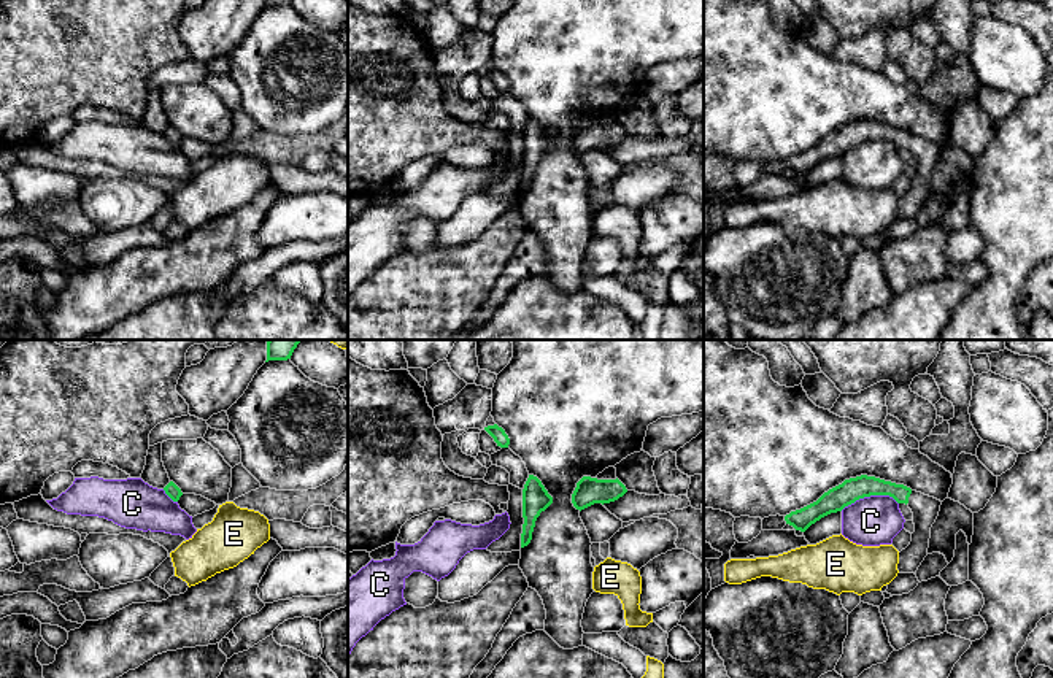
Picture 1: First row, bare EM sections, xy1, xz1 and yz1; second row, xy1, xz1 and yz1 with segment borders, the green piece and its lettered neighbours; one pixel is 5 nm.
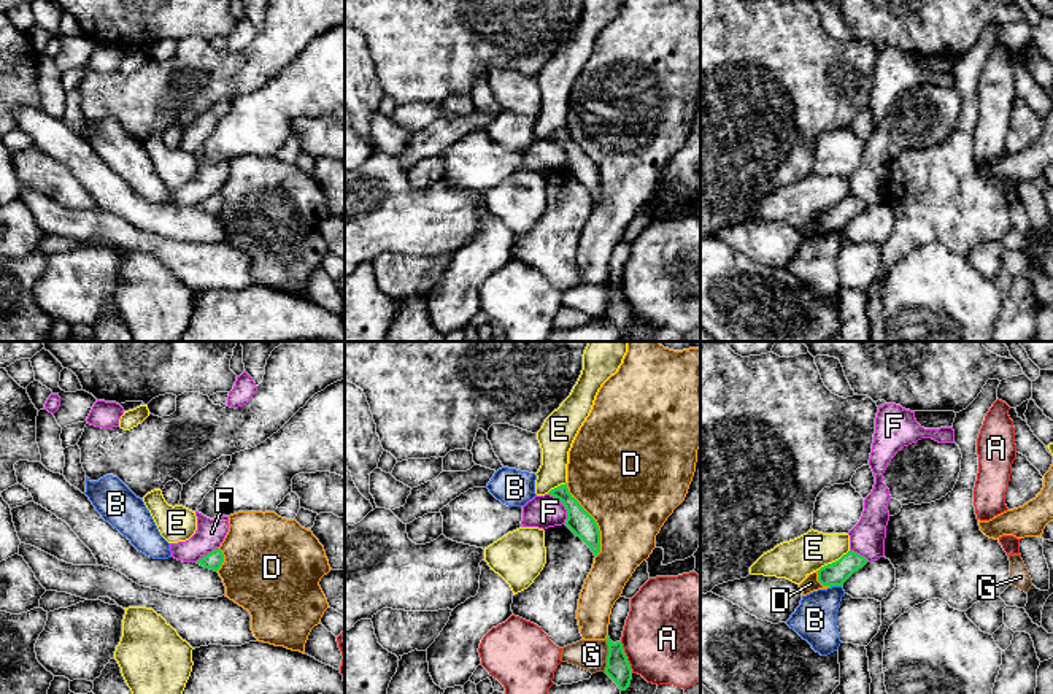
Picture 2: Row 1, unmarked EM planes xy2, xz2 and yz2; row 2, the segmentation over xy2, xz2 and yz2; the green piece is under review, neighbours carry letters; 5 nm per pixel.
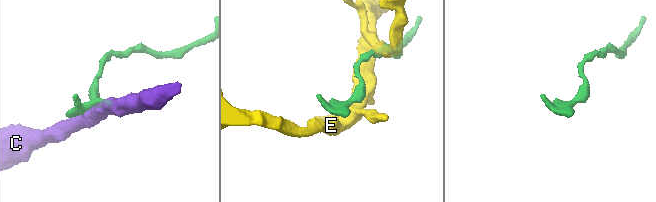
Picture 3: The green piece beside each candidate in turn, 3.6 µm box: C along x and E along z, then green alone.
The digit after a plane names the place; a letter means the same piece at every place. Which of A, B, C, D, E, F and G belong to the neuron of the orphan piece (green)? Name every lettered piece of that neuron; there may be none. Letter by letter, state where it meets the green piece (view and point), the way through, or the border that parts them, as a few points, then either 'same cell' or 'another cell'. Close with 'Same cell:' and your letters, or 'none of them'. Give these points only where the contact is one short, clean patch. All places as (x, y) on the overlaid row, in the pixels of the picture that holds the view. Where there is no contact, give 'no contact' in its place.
A: xz2 (626, 658) | another cell
B: yz2 (834, 585) | along yz2 (840, 585), (829, 588) | another cell
C: yz1 (869, 496) | another cell
D: xz2 (594, 520) | another cell
E: yz2 (836, 561) | another cell
F: xz2 (564, 505) | along xz2 (548, 493), (564, 507), (566, 523) | another cell
G: xz2 (609, 655) | along xz2 (605, 639), (607, 666), (604, 670) | another cell
Same cell: none of them

